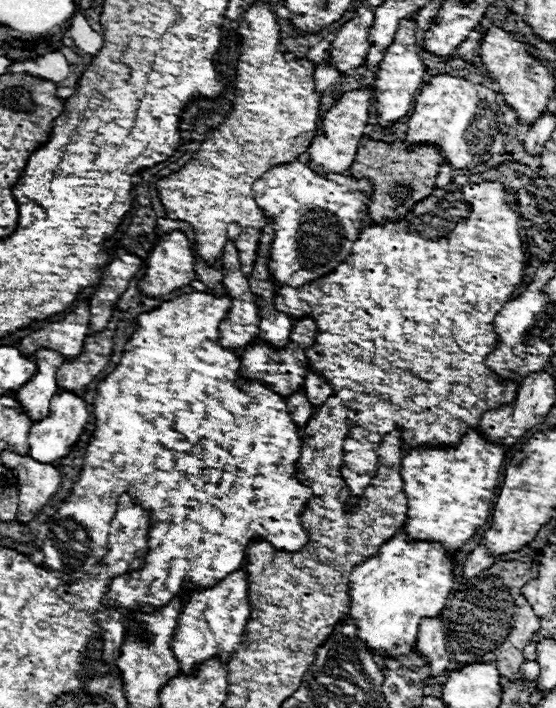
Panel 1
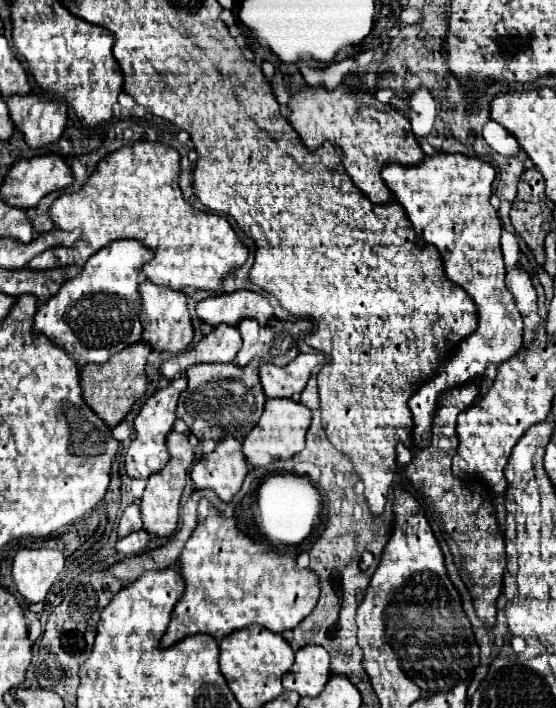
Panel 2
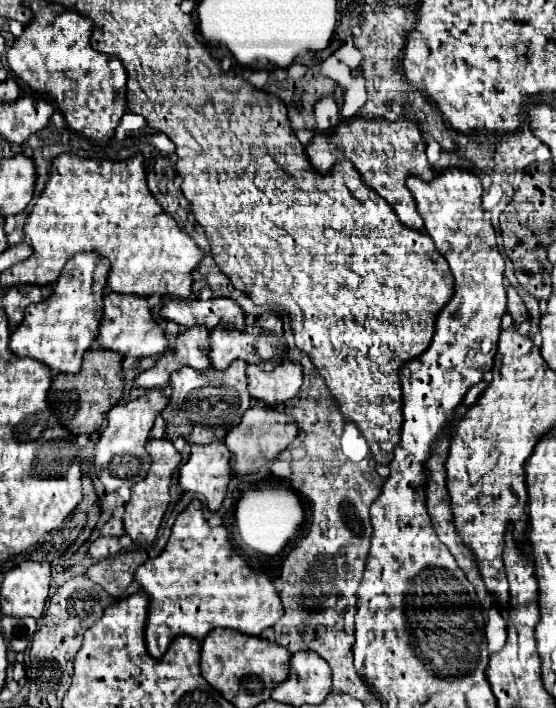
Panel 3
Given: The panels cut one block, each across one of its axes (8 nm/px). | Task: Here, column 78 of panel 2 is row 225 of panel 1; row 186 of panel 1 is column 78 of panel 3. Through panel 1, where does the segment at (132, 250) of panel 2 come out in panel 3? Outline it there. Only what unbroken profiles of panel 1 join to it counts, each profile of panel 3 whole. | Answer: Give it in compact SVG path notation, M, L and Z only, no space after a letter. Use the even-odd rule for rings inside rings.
M80 252L70 258L56 280L52 296L36 306L28 306L24 322L10 336L10 350L16 356L28 356L50 366L54 374L76 374L82 366L82 356L96 340L100 314L104 314L104 294L108 280L108 260L100 254Z

